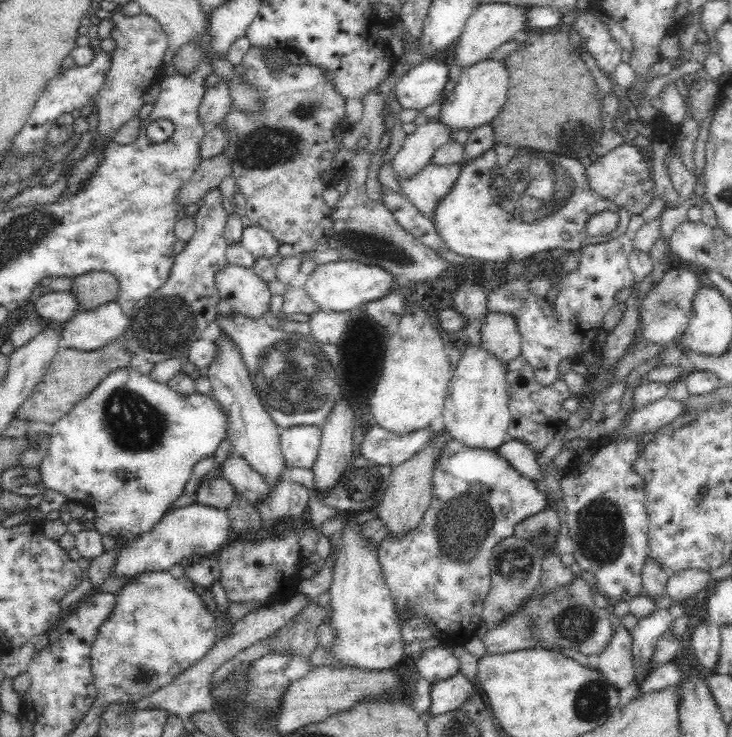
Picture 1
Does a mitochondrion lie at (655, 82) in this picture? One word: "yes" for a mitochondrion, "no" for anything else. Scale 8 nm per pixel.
no

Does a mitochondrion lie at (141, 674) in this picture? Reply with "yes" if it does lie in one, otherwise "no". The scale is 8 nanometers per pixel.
yes

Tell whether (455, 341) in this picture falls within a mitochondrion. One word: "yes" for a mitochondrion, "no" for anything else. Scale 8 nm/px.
no

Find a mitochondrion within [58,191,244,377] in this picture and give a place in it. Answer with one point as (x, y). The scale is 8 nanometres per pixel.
(164, 324)

